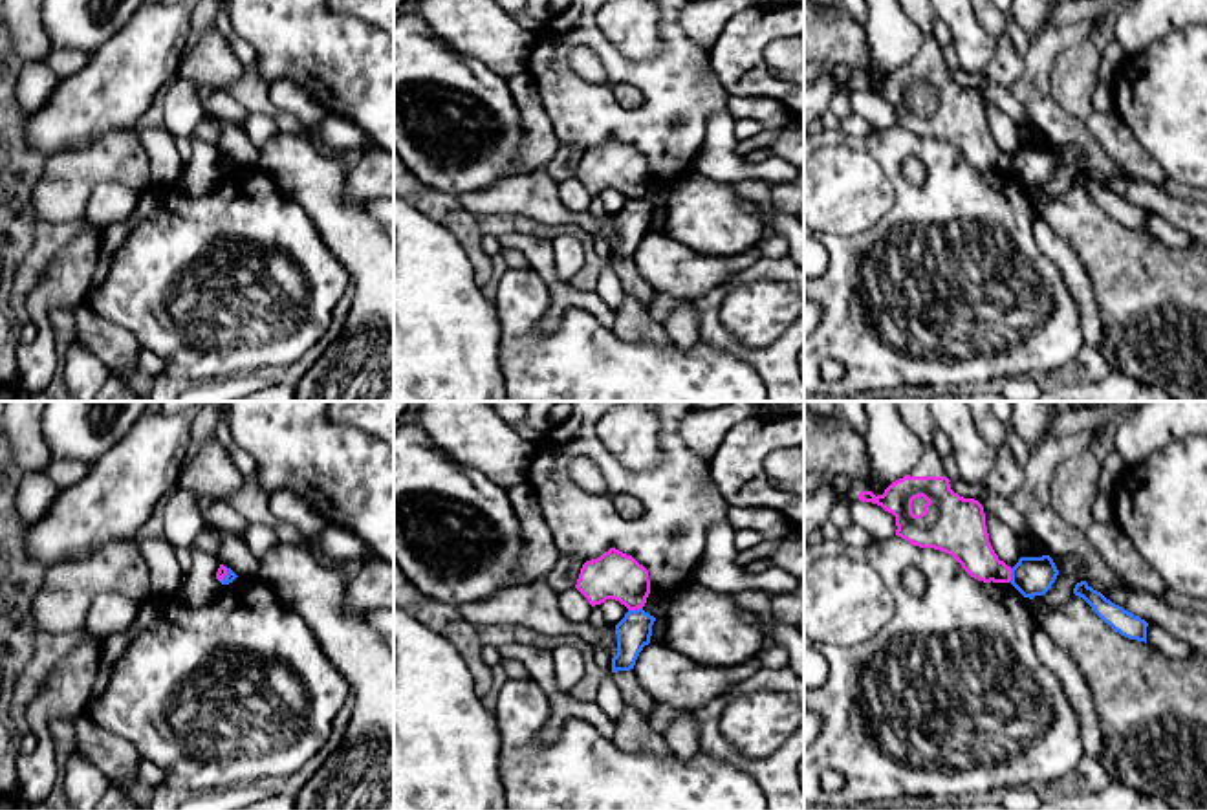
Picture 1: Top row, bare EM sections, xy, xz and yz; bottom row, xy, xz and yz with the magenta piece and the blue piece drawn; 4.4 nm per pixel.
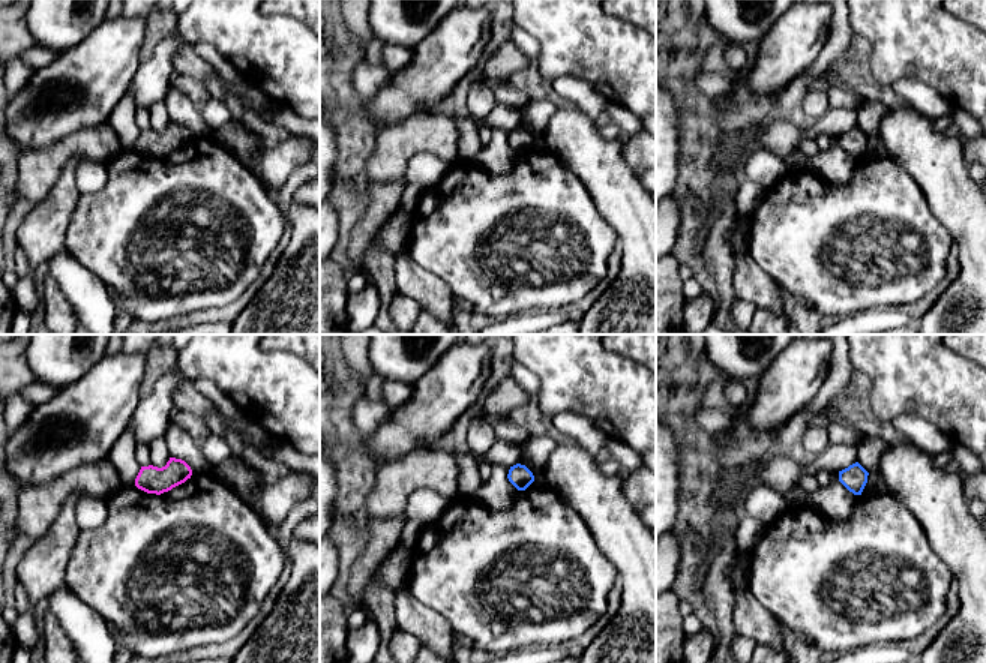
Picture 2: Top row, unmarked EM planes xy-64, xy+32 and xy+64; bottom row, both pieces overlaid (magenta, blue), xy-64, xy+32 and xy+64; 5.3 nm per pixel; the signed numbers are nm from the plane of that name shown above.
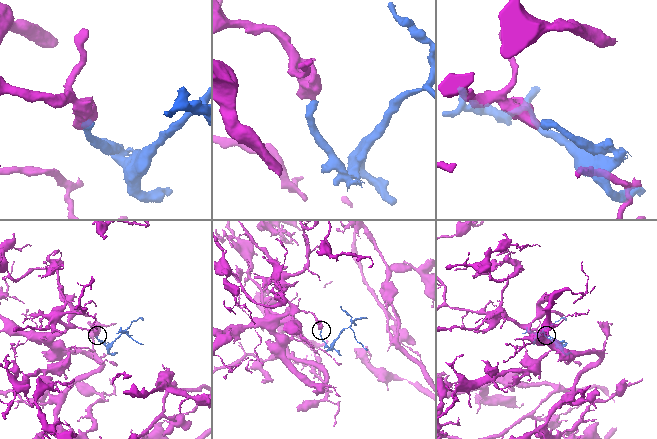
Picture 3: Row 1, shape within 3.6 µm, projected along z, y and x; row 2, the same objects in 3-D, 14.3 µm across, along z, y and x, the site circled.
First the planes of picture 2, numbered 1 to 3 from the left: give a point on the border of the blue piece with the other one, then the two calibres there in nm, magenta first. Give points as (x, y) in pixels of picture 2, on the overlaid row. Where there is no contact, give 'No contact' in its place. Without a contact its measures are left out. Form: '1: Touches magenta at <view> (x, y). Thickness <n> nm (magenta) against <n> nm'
1: No contact
2: No contact
3: No contact

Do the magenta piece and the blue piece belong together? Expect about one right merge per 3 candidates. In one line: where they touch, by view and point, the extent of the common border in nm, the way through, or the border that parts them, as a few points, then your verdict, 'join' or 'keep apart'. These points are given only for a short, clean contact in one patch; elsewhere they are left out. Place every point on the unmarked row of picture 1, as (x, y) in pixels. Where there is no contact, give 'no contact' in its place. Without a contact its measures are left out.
contact xz (634, 198); length 70 nm; border xz (641, 197), (629, 200); keep apart

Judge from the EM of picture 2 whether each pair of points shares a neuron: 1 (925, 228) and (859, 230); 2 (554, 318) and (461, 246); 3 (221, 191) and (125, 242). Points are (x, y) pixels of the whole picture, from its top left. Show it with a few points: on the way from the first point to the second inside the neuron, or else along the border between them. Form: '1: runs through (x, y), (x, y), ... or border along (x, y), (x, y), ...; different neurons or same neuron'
1: runs through (908, 224), (875, 224); same neuron
2: border along (563, 308), (529, 309), (511, 317); different neurons
3: runs through (192, 180), (168, 180), (135, 213); same neuron

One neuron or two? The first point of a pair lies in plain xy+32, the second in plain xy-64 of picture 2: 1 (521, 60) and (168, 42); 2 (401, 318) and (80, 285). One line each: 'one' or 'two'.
1: two
2: two

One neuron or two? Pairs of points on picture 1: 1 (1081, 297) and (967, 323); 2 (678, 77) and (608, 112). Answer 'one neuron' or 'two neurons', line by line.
1: two neurons
2: one neuron

